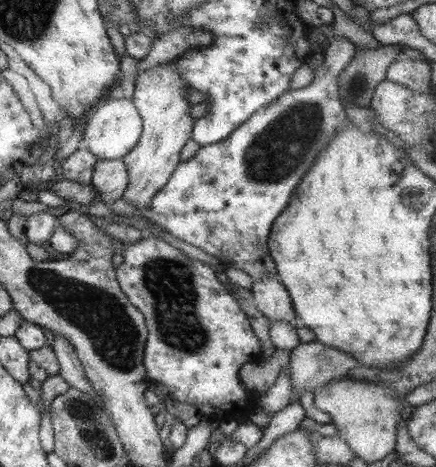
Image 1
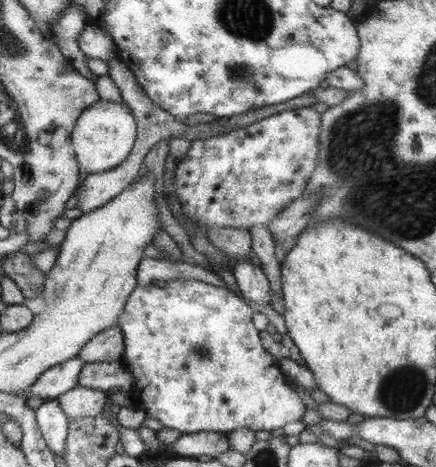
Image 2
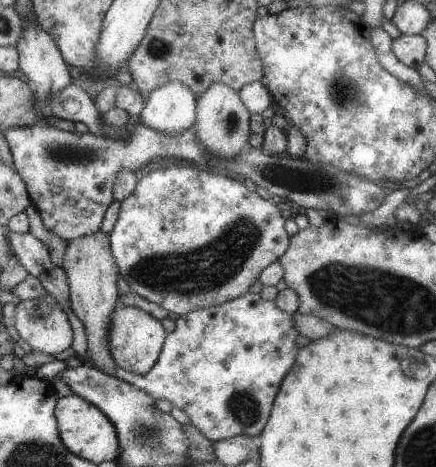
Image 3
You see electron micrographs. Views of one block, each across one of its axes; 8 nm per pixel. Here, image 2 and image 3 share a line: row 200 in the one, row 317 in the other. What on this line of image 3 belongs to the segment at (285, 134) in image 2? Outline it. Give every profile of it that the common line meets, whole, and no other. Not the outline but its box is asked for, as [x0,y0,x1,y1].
[115,292,299,440]

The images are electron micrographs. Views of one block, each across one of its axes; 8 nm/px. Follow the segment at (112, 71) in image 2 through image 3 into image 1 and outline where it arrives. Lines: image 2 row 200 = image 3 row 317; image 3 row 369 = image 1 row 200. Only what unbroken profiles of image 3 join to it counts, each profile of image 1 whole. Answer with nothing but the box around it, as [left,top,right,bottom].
[91,160,127,204]

